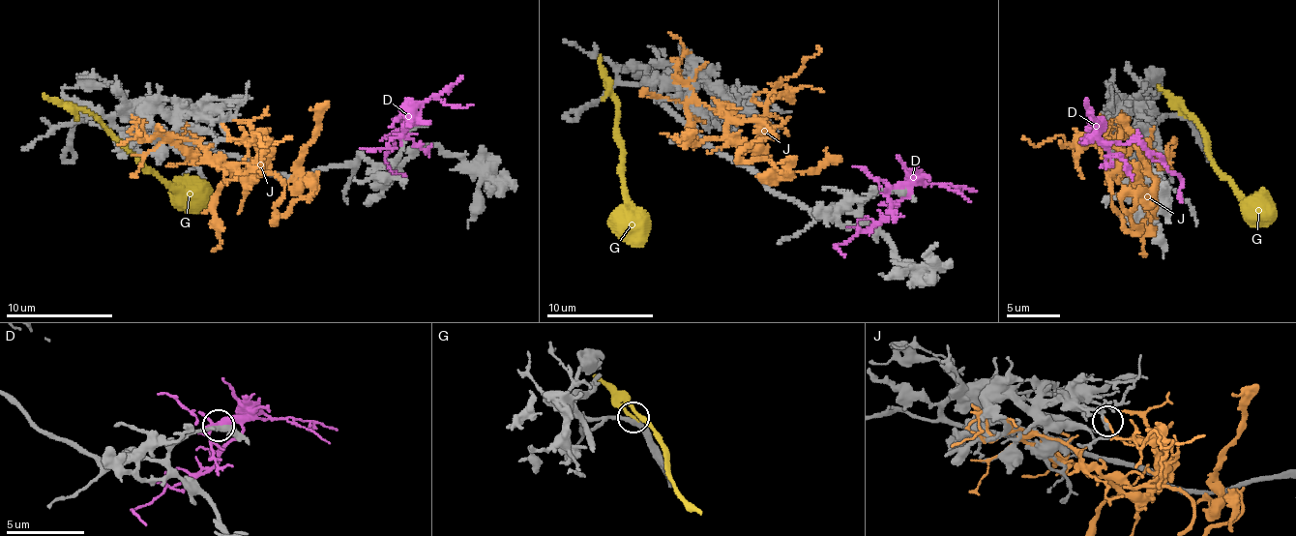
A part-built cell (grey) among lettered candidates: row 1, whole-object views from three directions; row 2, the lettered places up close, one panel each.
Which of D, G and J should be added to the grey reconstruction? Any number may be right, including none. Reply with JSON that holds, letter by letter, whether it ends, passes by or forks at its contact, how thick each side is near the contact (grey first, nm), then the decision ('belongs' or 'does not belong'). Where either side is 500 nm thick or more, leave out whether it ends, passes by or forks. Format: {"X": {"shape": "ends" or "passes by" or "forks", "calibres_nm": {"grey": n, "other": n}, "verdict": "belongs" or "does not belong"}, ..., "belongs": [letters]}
{"D": {"shape": "forks", "calibres_nm": {"grey": 360, "other": 280}, "verdict": "does not belong"}, "G": {"shape": "ends", "calibres_nm": {"grey": 300, "other": 240}, "verdict": "belongs"}, "J": {"shape": "ends", "calibres_nm": {"grey": 200, "other": 160}, "verdict": "does not belong"}, "belongs": ["G"]}

